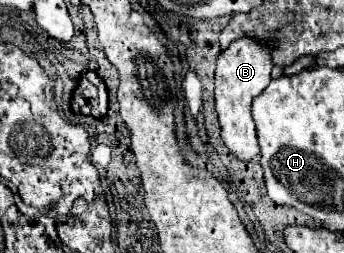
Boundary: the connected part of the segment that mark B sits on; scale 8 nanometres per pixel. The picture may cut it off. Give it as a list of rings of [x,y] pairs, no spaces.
[[[243,34],[237,40],[229,44],[227,50],[223,50],[217,58],[217,70],[215,70],[215,108],[221,122],[221,138],[225,146],[239,158],[239,160],[251,160],[255,154],[259,154],[257,144],[257,130],[251,114],[251,102],[255,96],[259,96],[269,80],[271,80],[271,44],[263,44],[251,34]]]

